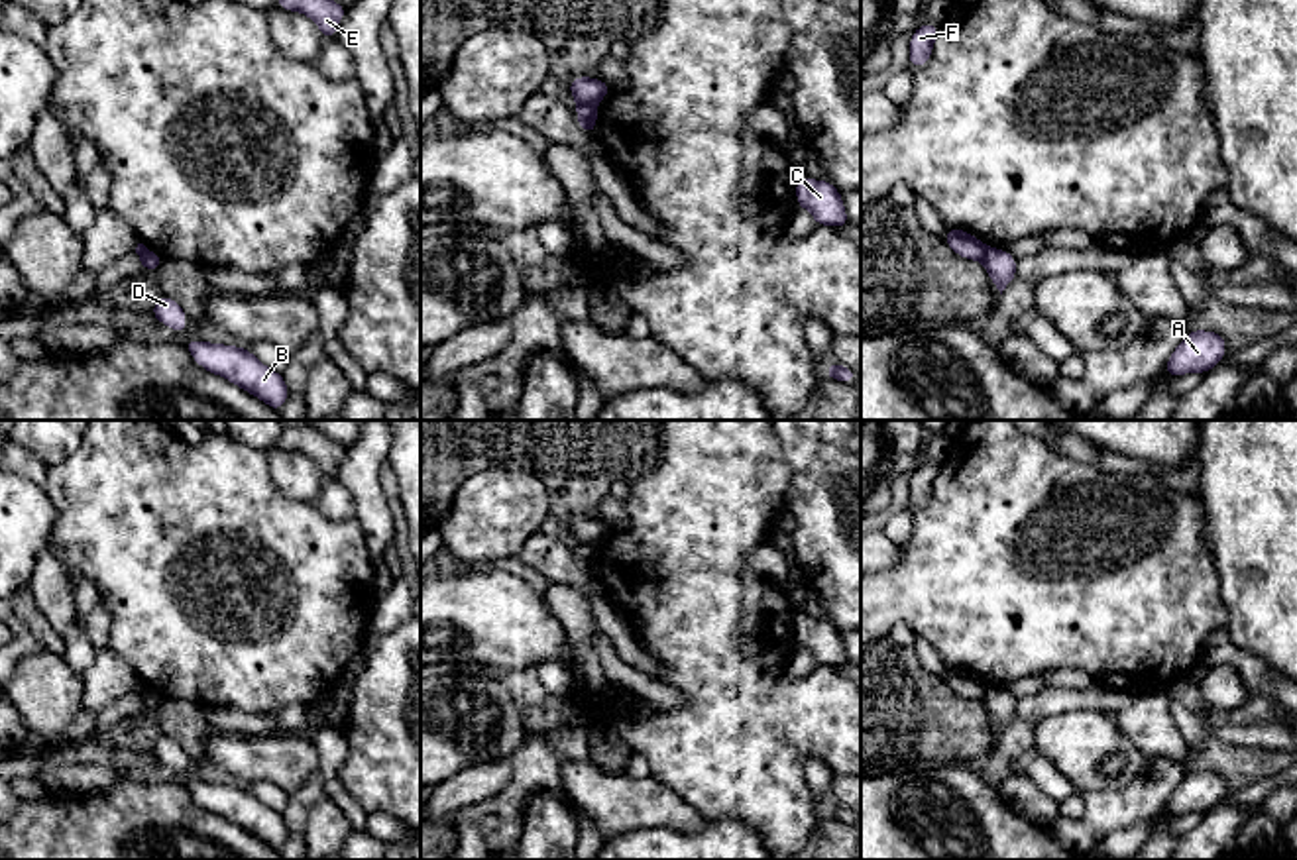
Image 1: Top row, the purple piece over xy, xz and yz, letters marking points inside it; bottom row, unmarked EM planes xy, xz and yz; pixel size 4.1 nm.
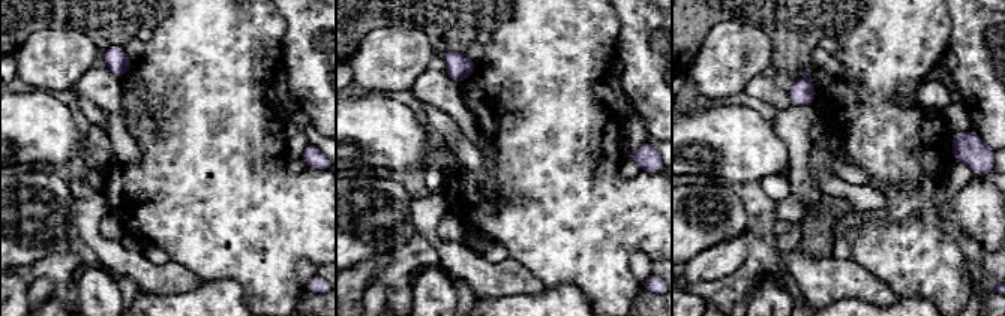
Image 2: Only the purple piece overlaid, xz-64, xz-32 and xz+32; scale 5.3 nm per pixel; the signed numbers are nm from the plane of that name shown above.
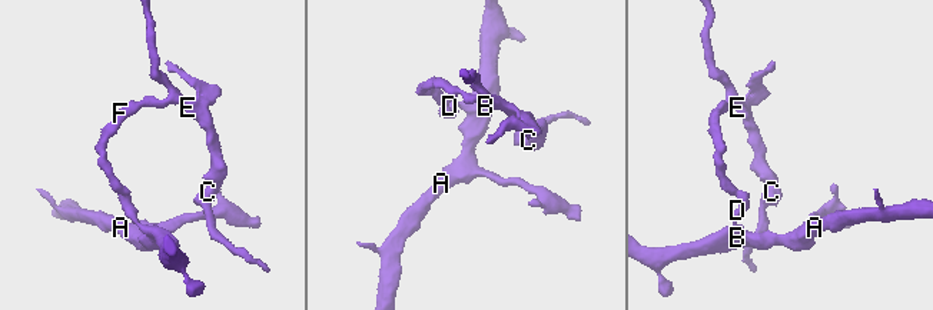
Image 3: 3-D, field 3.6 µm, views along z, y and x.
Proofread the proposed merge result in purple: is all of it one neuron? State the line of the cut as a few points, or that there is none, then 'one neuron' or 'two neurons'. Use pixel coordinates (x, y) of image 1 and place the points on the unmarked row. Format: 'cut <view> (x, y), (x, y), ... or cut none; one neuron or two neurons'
cut xz (578, 542), (594, 544); two neurons

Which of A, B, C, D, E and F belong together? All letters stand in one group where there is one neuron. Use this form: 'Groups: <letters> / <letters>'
Groups: A B D / C E F

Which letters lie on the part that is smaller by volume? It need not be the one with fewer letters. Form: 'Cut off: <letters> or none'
Cut off: C, E, F

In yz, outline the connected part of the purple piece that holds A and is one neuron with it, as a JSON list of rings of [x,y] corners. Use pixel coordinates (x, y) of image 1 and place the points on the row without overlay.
[[[1191,770],[1173,789],[1161,813],[1179,817],[1185,813],[1207,813],[1216,807],[1226,793],[1226,779],[1209,770]]]

